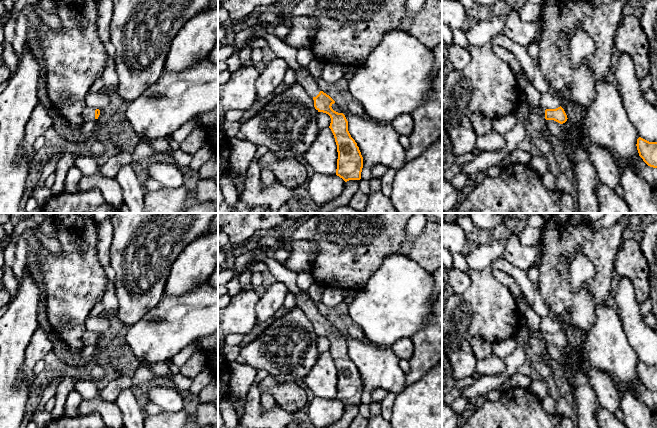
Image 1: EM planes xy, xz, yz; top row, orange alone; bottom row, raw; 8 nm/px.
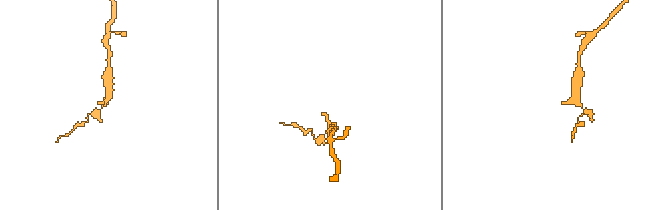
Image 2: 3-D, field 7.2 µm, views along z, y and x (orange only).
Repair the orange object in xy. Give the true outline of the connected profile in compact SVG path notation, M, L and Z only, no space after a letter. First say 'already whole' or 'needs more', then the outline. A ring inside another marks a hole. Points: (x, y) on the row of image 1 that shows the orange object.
needs more | M86 107L83 111L82 117L84 122L88 122L88 121L98 119L99 115L100 115L99 109Z

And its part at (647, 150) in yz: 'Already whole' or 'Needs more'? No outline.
Already whole

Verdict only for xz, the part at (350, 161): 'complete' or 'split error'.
split error

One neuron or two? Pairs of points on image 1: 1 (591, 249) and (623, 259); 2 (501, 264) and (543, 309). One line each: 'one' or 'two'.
1: two
2: one

